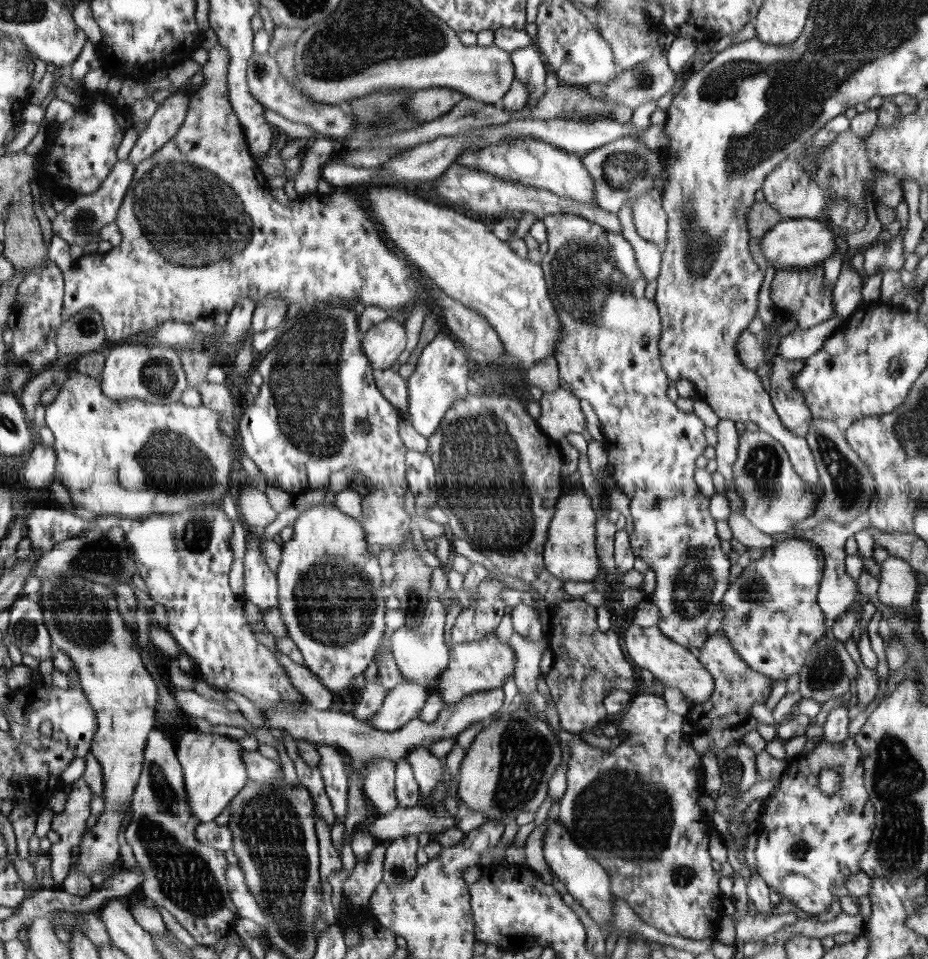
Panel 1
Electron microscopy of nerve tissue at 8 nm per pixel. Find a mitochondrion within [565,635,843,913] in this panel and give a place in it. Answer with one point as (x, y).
(651, 834)

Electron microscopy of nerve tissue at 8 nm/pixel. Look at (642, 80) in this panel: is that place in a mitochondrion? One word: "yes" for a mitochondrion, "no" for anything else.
yes

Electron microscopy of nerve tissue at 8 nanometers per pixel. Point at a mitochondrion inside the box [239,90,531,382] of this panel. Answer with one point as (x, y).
(384, 119)

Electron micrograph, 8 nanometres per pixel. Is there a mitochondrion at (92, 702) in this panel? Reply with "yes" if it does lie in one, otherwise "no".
no

